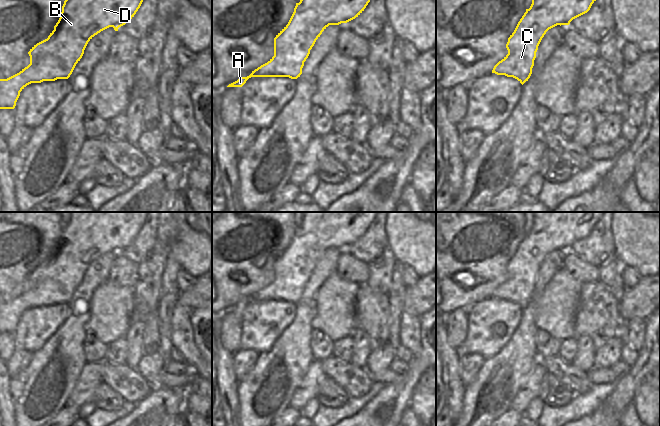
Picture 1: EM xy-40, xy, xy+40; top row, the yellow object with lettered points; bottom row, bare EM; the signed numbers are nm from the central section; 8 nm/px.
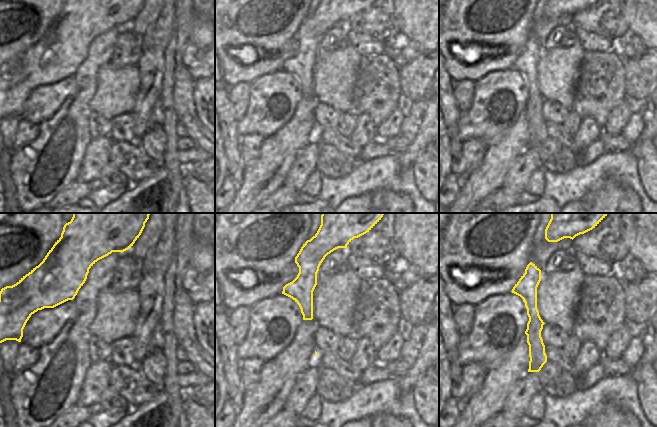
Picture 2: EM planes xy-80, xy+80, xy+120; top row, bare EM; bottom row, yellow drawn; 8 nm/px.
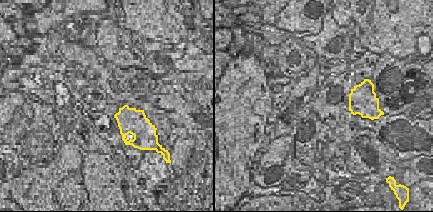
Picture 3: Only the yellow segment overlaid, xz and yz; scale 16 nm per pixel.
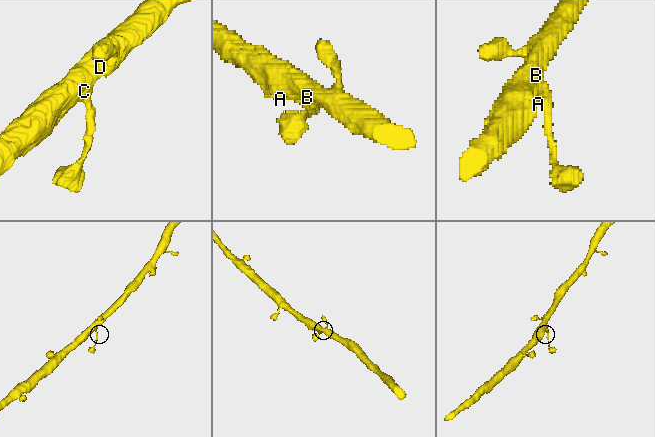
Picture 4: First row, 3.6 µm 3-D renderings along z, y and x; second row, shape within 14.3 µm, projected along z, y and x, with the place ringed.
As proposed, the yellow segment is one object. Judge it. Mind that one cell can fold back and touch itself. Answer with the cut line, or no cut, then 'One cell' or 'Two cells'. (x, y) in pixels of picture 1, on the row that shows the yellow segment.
No split. One cell

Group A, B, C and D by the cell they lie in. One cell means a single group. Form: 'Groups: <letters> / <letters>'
Groups: A B C D

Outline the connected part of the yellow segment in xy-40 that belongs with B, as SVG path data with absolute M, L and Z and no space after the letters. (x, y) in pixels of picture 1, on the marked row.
M65 0L60 18L47 39L28 52L30 64L19 73L0 79L0 109L14 109L20 92L31 83L68 79L84 54L88 42L101 31L113 27L115 31L128 23L143 0Z

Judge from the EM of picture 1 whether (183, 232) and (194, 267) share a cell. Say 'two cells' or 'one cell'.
one cell

